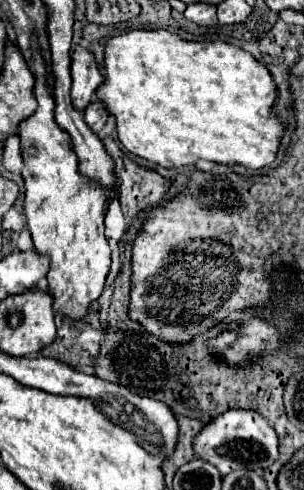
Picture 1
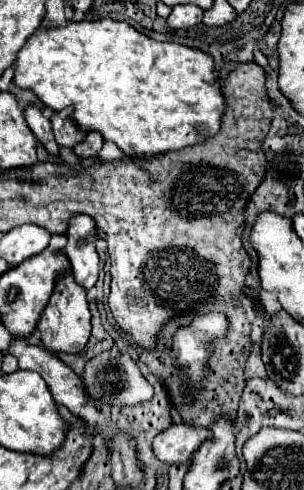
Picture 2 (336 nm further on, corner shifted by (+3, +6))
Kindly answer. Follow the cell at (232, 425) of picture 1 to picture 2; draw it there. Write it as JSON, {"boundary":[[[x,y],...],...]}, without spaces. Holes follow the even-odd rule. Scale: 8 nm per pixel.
{"boundary":[[[185,424],[169,426],[153,440],[153,454],[165,464],[183,464],[191,462],[193,452],[207,438],[207,428],[193,430]]]}

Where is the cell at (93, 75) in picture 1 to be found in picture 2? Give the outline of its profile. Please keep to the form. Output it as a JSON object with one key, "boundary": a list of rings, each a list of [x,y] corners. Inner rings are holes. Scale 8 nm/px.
{"boundary":[[[63,110],[63,112],[55,112],[51,116],[51,124],[53,124],[53,134],[55,134],[55,142],[61,148],[73,148],[75,144],[83,142],[85,132],[77,130],[77,126],[71,120],[71,110]]]}

